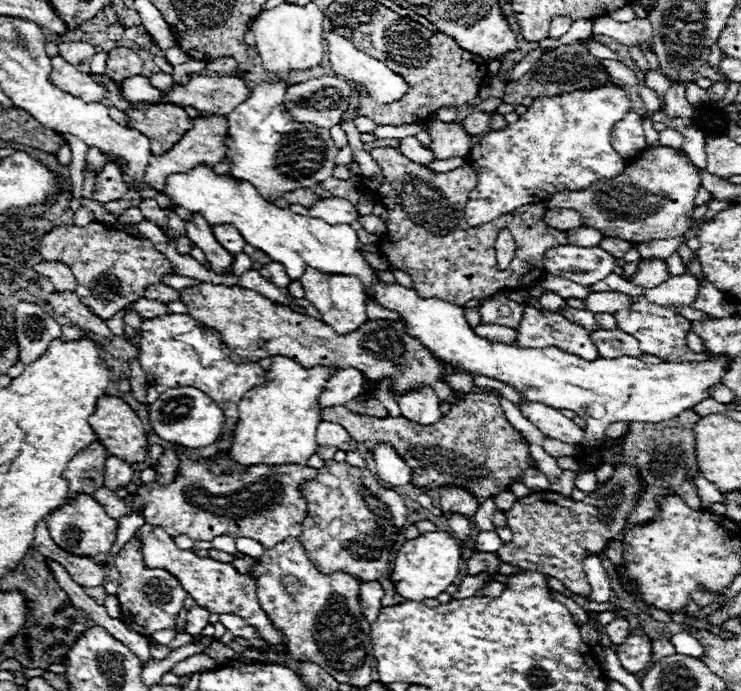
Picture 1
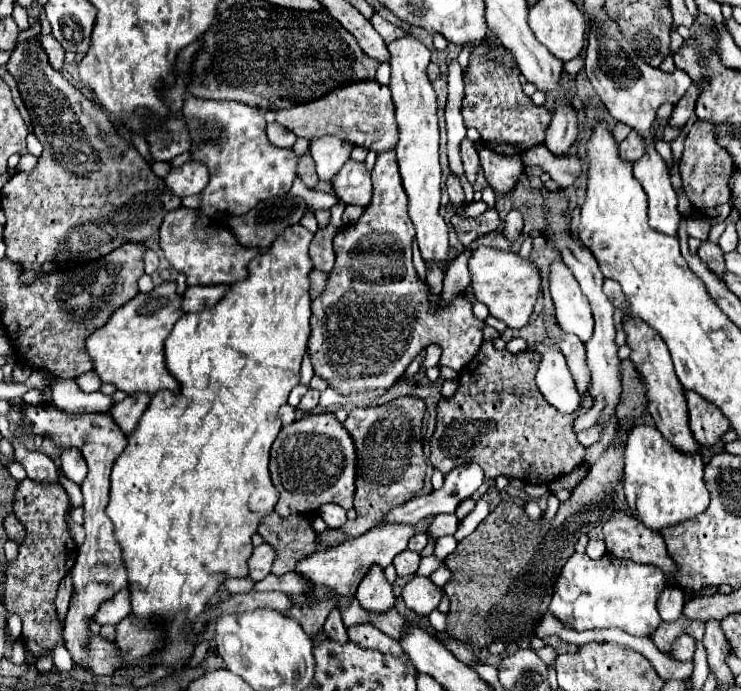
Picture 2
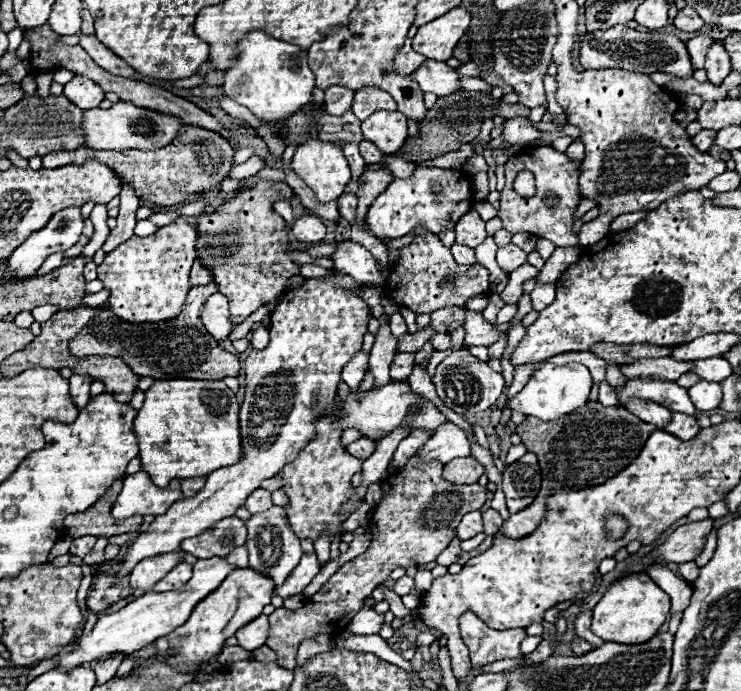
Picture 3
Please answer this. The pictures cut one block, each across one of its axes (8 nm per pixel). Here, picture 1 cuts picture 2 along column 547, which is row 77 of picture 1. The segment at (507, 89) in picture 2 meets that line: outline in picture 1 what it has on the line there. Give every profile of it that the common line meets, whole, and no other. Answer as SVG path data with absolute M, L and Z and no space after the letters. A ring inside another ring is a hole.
M114 48L110 50L106 62L106 74L120 88L124 78L142 74L142 66L144 66L142 58L132 48Z

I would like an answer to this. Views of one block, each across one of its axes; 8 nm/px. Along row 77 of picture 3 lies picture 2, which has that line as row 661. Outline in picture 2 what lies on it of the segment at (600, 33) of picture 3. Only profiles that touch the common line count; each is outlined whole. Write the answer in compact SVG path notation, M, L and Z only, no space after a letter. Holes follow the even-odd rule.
M678 636L678 640L674 640L670 652L666 654L668 658L672 660L678 660L678 662L690 662L692 656L694 656L694 648L692 648L692 636Z

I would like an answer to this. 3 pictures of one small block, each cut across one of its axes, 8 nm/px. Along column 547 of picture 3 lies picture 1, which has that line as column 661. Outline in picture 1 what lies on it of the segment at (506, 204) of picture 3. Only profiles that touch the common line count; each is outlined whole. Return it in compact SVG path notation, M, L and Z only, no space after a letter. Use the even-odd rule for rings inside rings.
M658 146L646 148L638 160L624 168L624 174L612 180L600 180L588 190L558 192L556 196L548 198L546 206L572 208L580 212L586 226L600 230L604 236L620 236L632 244L642 244L654 238L664 240L686 234L700 184L702 178L698 168L680 152L680 148Z

